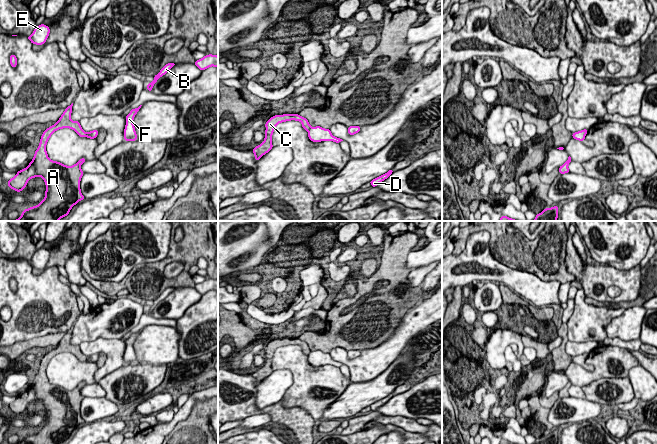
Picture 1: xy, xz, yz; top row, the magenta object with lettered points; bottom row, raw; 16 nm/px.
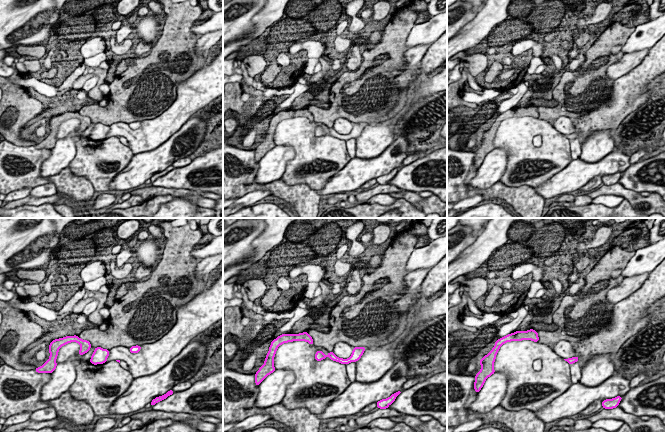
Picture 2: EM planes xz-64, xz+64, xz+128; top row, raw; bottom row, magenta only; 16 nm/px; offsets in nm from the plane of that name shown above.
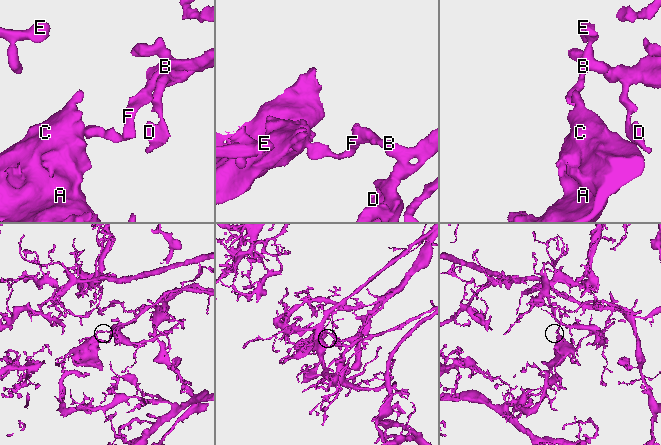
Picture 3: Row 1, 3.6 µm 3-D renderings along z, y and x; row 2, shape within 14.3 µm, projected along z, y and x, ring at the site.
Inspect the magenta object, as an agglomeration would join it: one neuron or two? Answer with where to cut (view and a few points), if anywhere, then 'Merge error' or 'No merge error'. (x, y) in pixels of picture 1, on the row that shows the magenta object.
Split along xy (87, 133), (85, 136). Merge error

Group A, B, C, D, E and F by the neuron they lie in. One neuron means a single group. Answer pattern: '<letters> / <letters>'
A C / B D E F

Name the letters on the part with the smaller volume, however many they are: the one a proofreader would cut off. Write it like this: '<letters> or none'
A, C

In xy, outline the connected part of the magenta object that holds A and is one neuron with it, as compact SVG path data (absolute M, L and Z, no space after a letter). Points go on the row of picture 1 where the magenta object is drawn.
M73 103L65 109L54 125L44 130L32 161L7 182L17 192L26 188L31 178L38 176L42 177L46 185L45 198L38 205L25 209L14 221L58 221L67 216L78 201L85 199L80 189L81 177L84 174L80 166L86 159L81 158L73 166L66 166L51 160L46 151L49 138L59 129L69 128L82 138L87 136L80 122L71 120L72 106Z

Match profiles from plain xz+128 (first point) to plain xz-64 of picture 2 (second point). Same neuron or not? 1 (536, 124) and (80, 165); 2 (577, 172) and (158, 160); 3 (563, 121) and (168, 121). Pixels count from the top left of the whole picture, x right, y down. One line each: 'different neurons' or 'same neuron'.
1: same neuron
2: same neuron
3: same neuron

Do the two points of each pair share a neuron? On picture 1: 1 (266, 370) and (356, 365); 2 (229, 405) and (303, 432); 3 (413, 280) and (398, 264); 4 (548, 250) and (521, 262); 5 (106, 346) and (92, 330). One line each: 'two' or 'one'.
1: two
2: one
3: two
4: one
5: two

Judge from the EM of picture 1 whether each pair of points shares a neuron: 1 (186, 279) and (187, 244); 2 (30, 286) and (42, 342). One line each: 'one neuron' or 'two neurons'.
1: one neuron
2: two neurons

